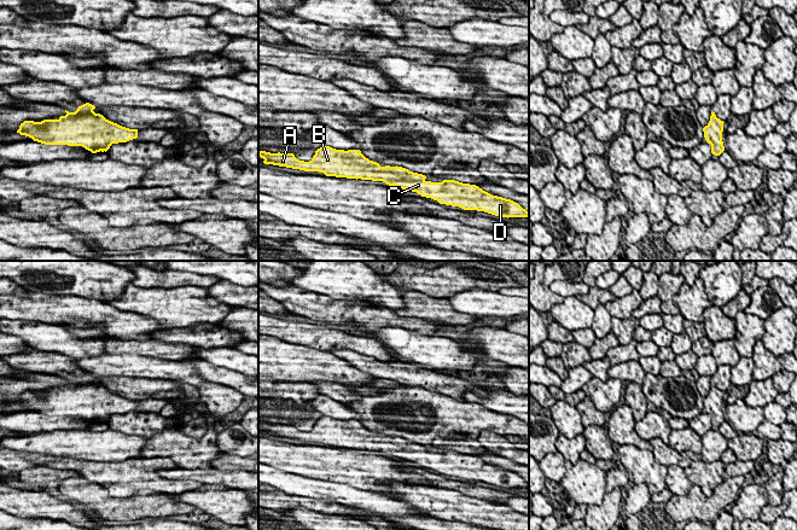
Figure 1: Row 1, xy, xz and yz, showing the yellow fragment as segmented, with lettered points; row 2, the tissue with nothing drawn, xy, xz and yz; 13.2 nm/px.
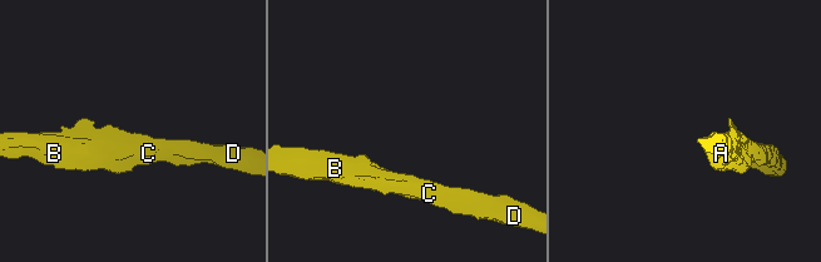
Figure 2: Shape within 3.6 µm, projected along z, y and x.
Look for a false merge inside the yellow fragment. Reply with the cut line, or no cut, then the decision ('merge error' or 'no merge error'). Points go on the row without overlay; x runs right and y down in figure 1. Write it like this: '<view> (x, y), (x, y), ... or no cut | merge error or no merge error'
no cut | no merge error

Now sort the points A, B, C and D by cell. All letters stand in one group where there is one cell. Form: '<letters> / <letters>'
A B C D

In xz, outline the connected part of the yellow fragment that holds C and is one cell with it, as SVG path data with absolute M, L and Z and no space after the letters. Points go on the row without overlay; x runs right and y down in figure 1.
M321 417L309 432L299 431L293 424L270 424L258 421L264 435L273 435L304 442L319 442L326 447L383 452L389 456L417 462L421 467L440 474L459 477L464 481L484 482L500 488L529 488L529 483L518 473L493 466L476 455L455 450L442 453L426 452L423 444L402 437L380 437L366 429L360 420L336 420Z

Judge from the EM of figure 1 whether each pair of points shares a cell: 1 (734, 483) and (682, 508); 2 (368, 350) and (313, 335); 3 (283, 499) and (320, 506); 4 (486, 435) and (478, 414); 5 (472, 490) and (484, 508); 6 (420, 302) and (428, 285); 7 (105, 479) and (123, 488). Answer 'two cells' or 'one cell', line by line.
1: one cell
2: one cell
3: one cell
4: two cells
5: two cells
6: two cells
7: one cell

